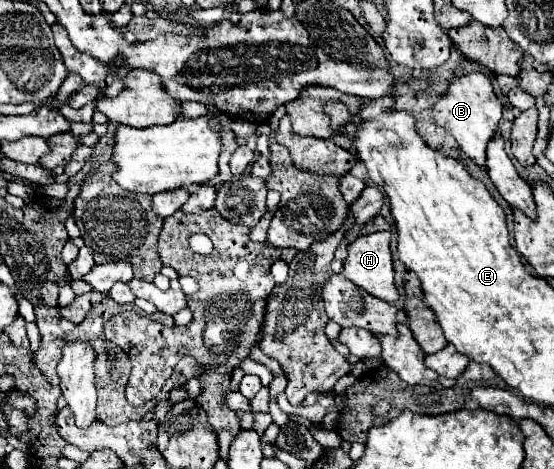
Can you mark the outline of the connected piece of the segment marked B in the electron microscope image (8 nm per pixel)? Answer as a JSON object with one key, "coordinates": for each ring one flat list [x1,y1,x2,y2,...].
{"coordinates":[[470,71,464,75,454,75,448,81,444,95,436,99,432,105,432,115,436,125,446,129,460,145,460,149,476,163,484,167,486,161,486,145,498,131,498,123,502,119,502,103,494,93,492,81,484,71]]}

